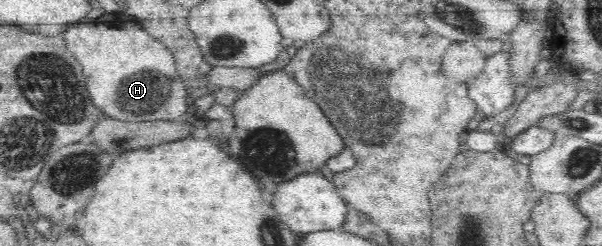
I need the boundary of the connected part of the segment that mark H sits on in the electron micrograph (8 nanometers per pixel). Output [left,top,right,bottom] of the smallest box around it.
[63,21,189,121]

